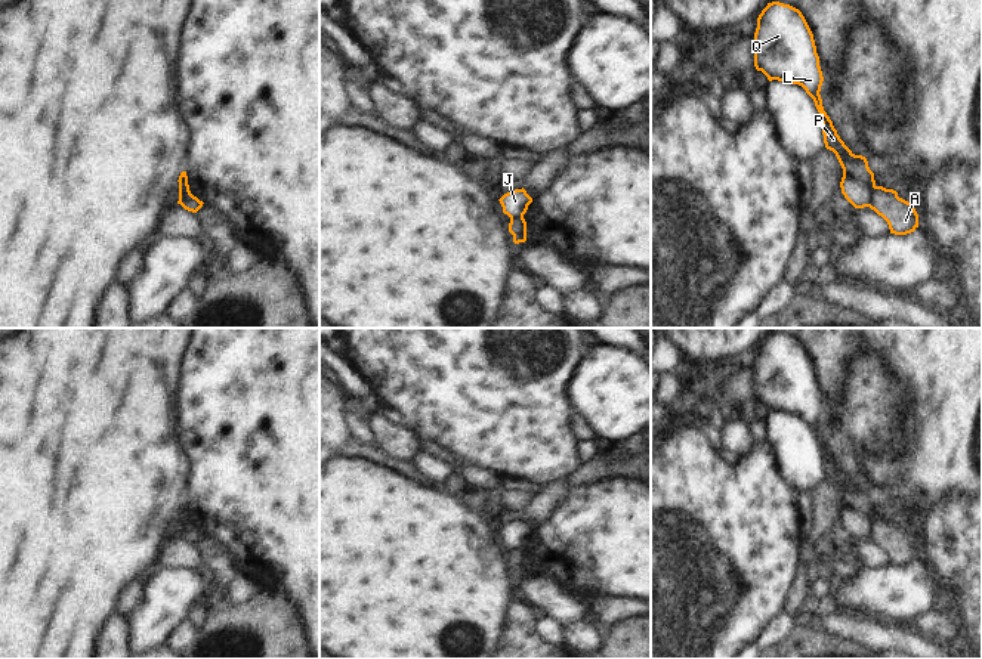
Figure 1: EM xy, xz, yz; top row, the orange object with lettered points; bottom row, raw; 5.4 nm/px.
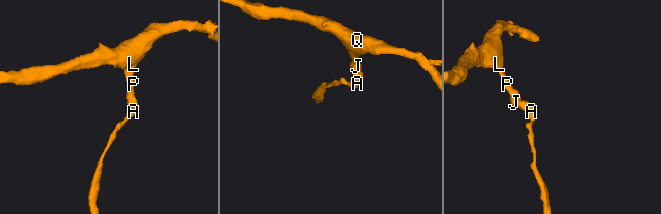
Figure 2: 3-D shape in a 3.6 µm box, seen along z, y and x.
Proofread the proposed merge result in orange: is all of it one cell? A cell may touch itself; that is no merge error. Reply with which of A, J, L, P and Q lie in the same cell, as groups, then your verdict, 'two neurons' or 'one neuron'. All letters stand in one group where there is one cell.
groups A / J L P Q; two neurons

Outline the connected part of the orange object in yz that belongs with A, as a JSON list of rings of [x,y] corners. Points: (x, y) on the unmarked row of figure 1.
[[[876,517],[871,525],[870,539],[887,553],[890,564],[907,566],[918,559],[915,539],[911,533],[899,529],[893,520]]]

